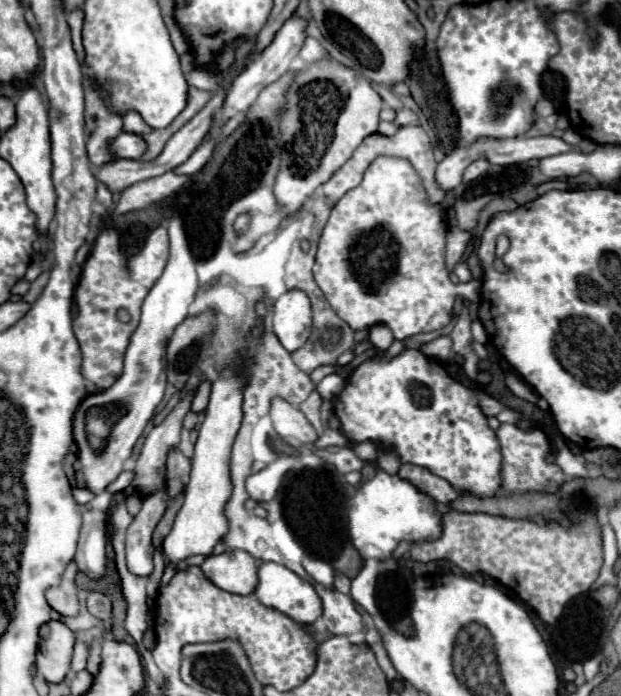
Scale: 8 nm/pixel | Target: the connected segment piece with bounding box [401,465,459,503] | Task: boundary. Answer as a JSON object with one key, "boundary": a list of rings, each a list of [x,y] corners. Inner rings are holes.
{"boundary":[[[401,465],[401,479],[409,481],[421,493],[433,497],[439,503],[451,503],[459,495],[445,479],[415,465]]]}

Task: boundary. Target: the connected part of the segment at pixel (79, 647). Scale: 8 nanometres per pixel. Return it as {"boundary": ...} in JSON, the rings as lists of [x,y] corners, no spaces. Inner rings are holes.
{"boundary":[[[77,639],[77,641],[75,641],[75,655],[73,655],[71,671],[81,671],[81,669],[85,669],[87,657],[89,657],[89,645]]]}

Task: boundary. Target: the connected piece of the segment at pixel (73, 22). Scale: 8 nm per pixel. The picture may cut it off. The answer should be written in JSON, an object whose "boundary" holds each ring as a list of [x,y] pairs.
{"boundary":[[[81,7],[75,9],[73,13],[67,15],[67,25],[71,29],[71,39],[73,39],[73,49],[79,57],[79,61],[83,61],[83,45],[81,45],[81,27],[83,27],[83,13]]]}

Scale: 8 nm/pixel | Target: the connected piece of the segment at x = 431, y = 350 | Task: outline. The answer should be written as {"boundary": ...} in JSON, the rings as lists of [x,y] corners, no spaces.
{"boundary":[[[439,337],[431,343],[425,343],[421,345],[421,351],[431,357],[431,359],[439,359],[439,361],[445,361],[451,353],[451,339],[449,337]]]}

